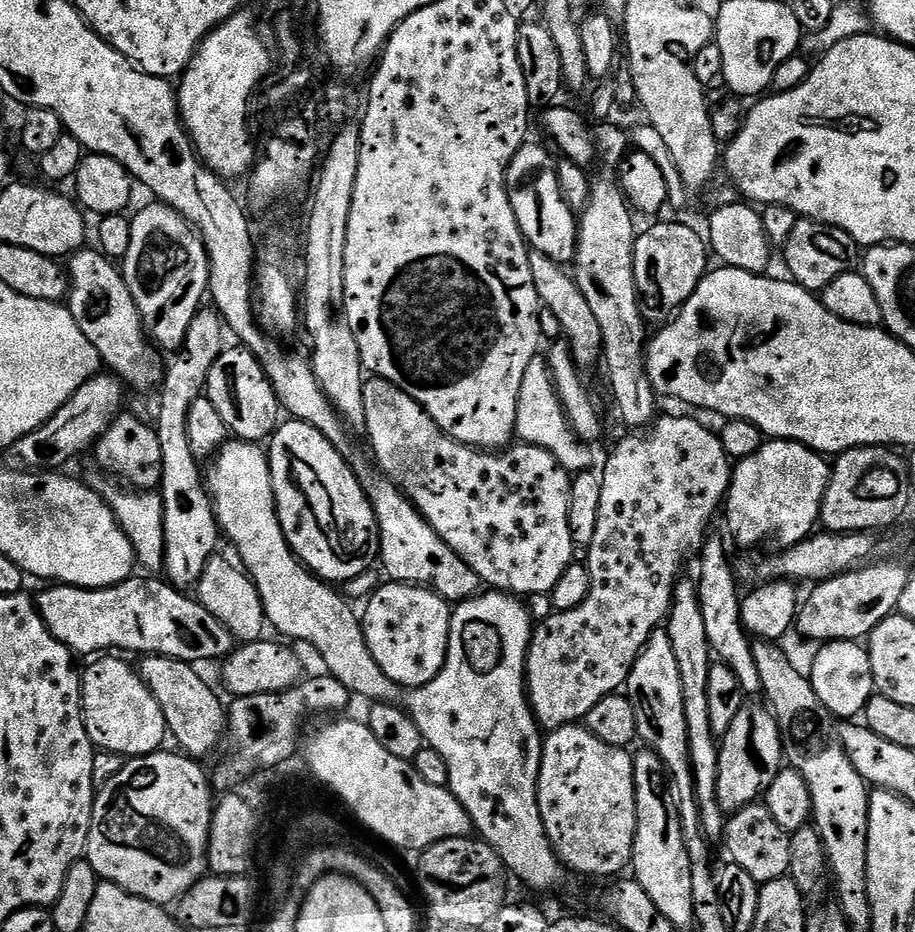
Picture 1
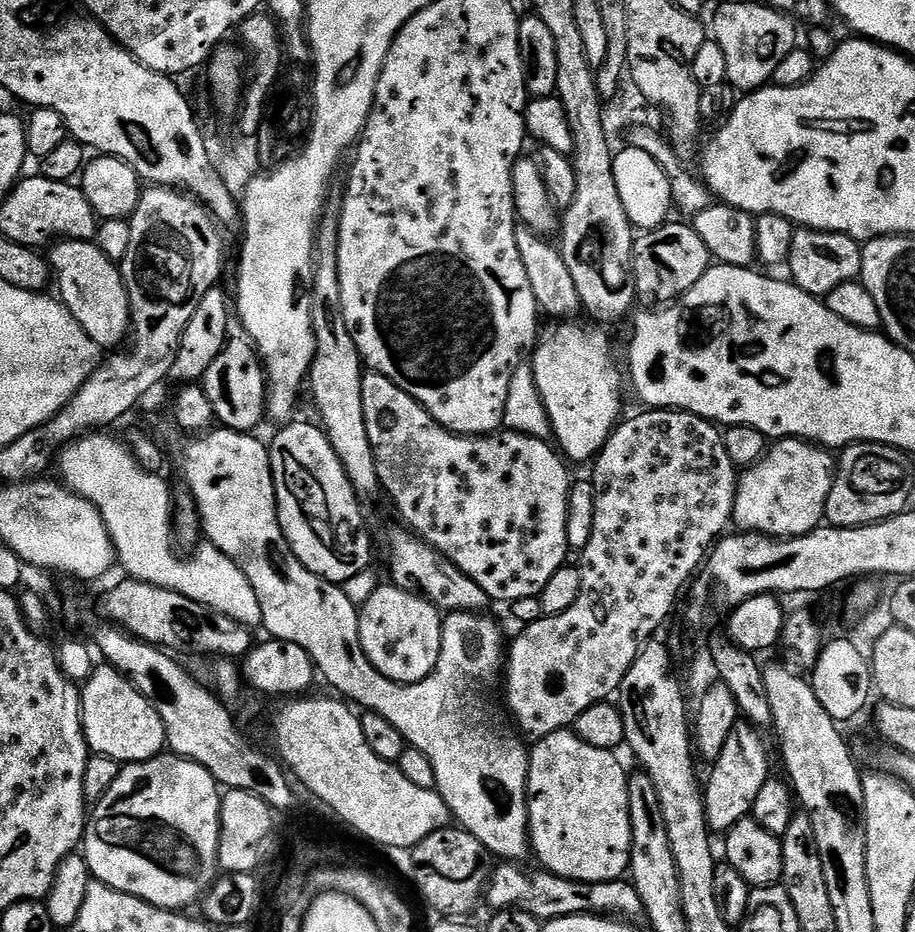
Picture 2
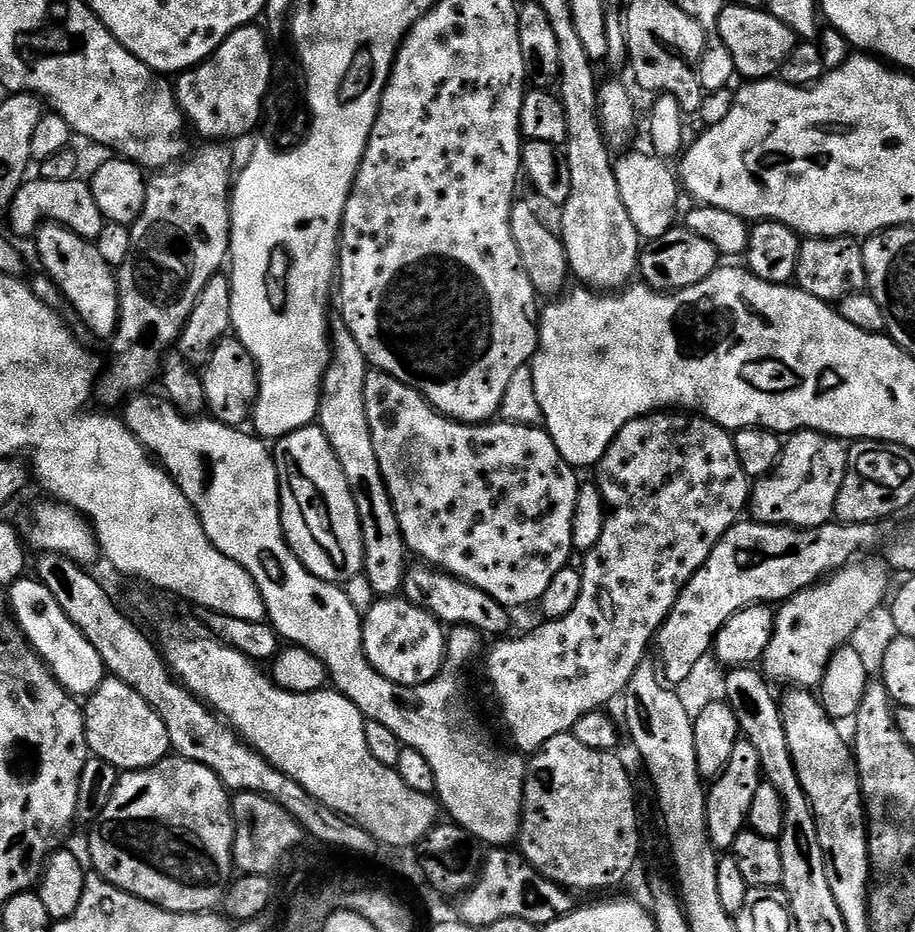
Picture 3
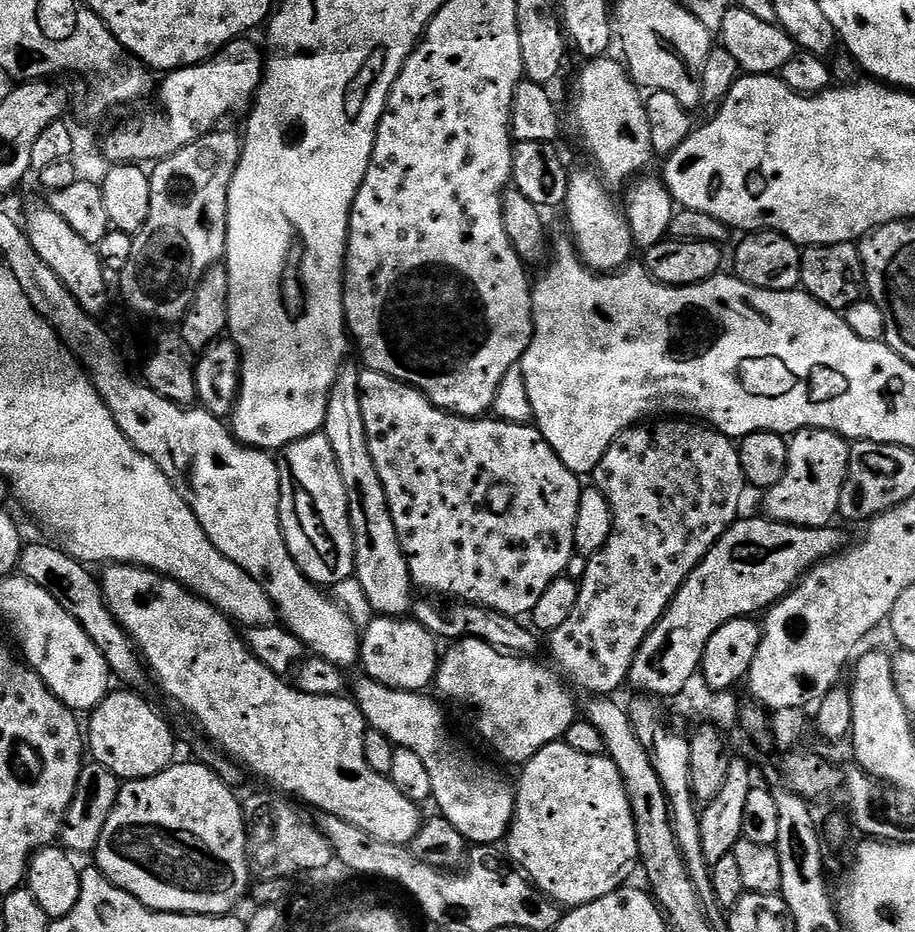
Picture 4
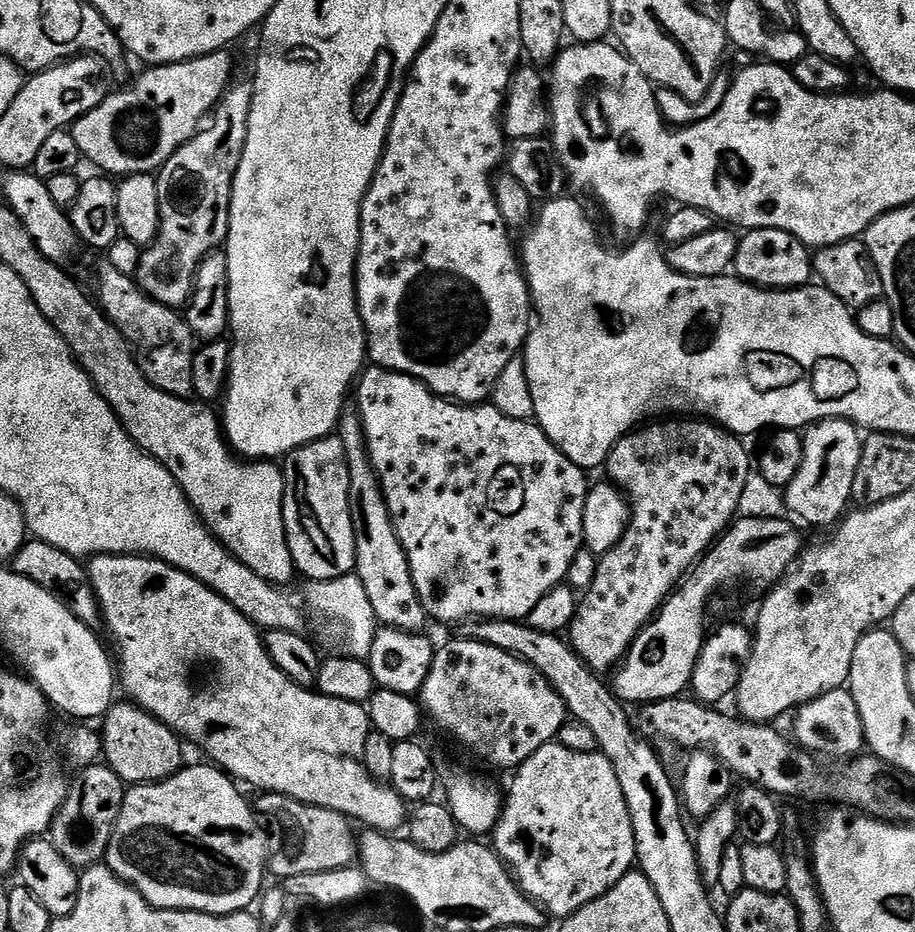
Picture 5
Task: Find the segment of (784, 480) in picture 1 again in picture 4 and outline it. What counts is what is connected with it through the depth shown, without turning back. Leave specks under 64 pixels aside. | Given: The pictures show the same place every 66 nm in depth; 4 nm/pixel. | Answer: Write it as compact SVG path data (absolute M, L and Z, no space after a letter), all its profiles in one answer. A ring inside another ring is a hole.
M803 428L791 437L786 474L778 486L763 493L767 519L797 524L799 528L826 528L837 519L844 480L848 477L849 441L826 428Z

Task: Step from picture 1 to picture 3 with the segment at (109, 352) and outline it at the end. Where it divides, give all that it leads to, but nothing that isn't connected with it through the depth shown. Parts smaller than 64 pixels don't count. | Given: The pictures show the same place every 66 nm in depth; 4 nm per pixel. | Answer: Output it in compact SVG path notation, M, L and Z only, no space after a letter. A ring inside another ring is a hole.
M48 222L37 231L34 237L36 252L40 255L43 275L51 278L60 287L61 297L74 311L80 315L80 320L96 336L111 338L116 335L116 327L120 324L120 286L117 273L111 268L102 254L98 254L93 241L82 238L76 232L71 232L59 222Z

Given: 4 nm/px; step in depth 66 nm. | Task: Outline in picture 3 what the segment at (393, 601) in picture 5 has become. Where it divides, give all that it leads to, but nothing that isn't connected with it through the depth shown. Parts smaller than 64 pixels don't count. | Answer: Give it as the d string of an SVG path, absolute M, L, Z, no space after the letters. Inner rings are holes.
M333 319L330 328L334 333L334 343L324 381L320 383L318 427L326 434L338 458L338 466L342 466L342 474L346 474L346 486L350 486L358 510L364 539L362 575L368 579L377 597L392 598L404 587L406 549L392 499L378 466L378 454L374 454L374 438L370 438L370 422L366 418L366 378L370 365L362 354L362 346L354 342L354 334L350 334L343 319Z

